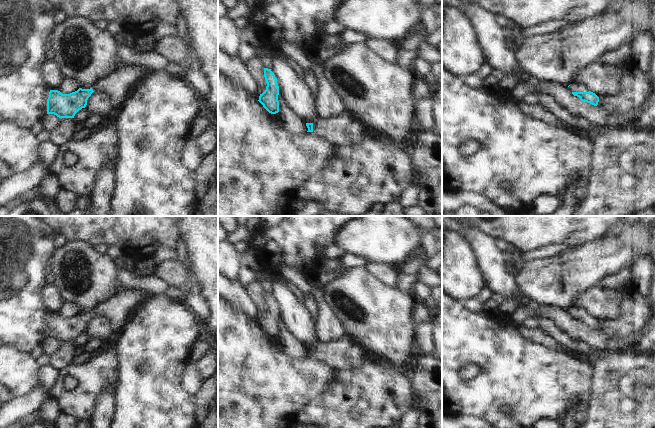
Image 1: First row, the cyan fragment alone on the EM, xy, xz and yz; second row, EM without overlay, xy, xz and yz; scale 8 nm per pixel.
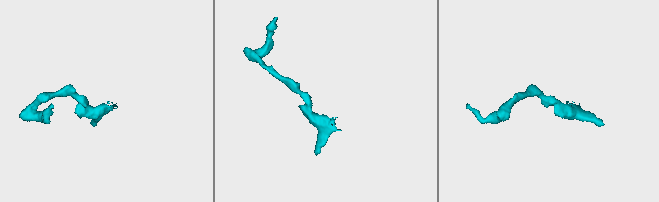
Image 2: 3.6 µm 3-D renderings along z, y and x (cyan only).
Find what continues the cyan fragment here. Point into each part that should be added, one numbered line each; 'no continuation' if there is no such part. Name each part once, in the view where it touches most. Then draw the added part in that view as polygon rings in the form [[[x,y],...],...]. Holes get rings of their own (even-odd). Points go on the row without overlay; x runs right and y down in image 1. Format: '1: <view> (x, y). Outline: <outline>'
1: yz (574, 311). Outline: [[[579,306],[572,307],[569,310],[571,316],[589,316],[589,312],[585,309],[580,308]]]

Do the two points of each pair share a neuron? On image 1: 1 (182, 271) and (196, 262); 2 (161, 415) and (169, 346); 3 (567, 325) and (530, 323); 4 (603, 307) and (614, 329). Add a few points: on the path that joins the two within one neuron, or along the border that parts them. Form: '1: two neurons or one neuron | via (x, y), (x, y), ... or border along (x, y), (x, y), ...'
1: two neurons | border along (187, 264), (199, 287)
2: one neuron | via (161, 398), (161, 363)
3: two neurons | border along (534, 317), (528, 316), (521, 323)
4: two neurons | border along (622, 299), (620, 313), (616, 317), (599, 322)

